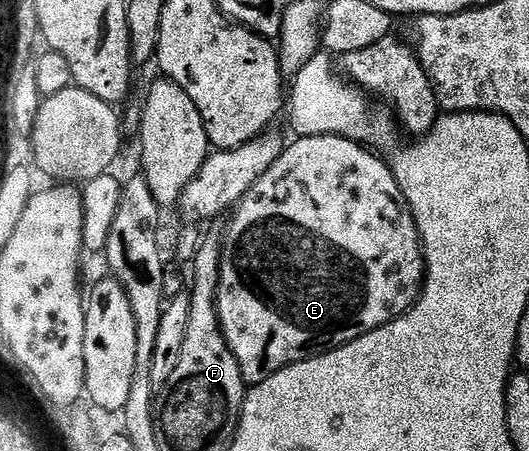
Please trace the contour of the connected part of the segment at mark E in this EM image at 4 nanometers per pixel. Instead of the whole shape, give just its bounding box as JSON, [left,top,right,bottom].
[216,135,424,387]

